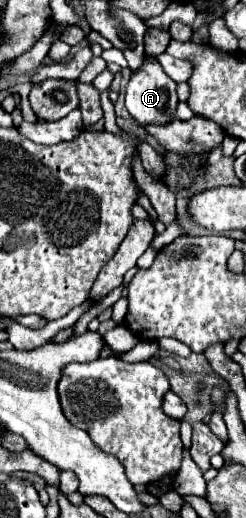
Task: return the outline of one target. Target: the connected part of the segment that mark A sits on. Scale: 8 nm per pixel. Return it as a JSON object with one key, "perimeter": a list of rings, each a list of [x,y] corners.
{"perimeter":[[[145,56],[127,84],[125,106],[129,114],[143,126],[165,124],[171,120],[177,102],[177,82],[161,72],[161,64],[153,56]]]}

